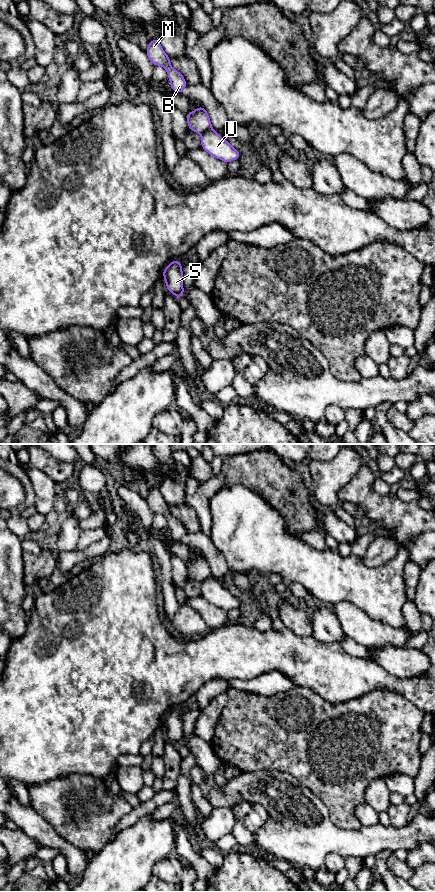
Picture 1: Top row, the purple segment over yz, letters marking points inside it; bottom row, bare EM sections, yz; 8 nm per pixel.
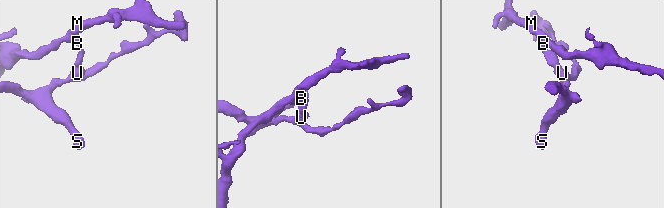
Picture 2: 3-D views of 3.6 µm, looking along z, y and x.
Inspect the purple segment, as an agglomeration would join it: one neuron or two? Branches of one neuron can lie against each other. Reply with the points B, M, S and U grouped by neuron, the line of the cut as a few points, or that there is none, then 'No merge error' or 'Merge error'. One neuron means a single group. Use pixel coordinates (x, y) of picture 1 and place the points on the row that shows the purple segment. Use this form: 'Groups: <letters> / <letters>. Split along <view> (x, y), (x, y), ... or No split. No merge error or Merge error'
Groups: B M / S U. Split along yz (211, 127), (200, 134). Merge error

